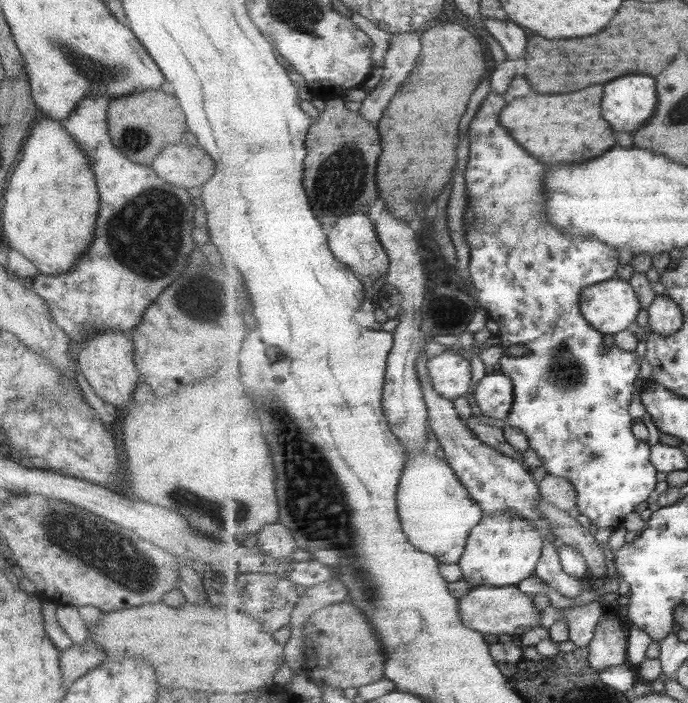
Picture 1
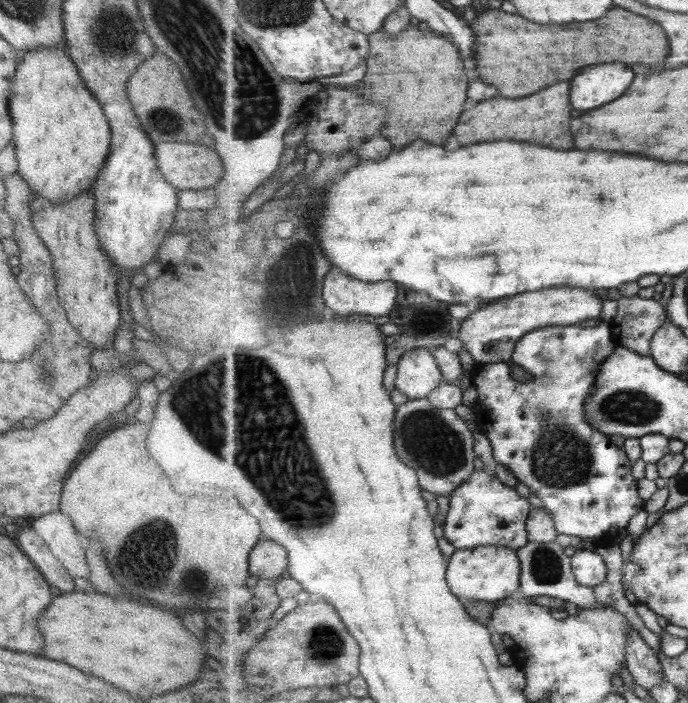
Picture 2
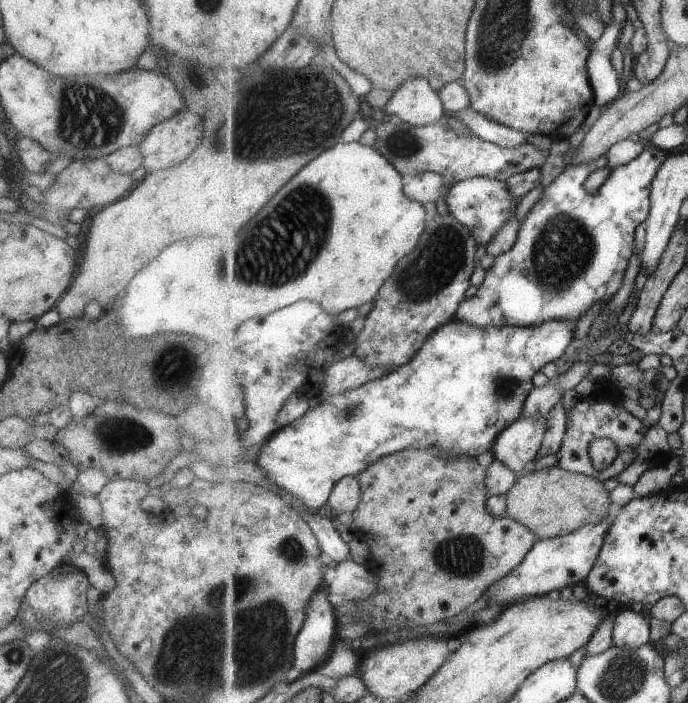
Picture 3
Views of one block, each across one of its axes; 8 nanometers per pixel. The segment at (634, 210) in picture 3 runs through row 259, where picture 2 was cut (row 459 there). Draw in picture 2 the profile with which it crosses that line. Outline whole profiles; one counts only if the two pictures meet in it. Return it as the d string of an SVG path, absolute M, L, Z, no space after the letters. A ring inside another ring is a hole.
M601 322L591 328L581 328L579 325L540 328L521 338L520 343L516 345L516 351L513 353L511 359L511 364L516 364L523 368L533 379L529 379L529 381L515 380L515 378L513 378L513 372L511 372L511 364L506 363L478 364L474 367L471 376L472 384L478 394L475 402L481 404L481 408L483 408L481 414L477 414L478 426L487 435L496 462L503 463L509 471L513 472L513 476L515 476L517 480L523 483L523 485L526 485L530 491L544 502L547 511L553 515L553 520L555 521L559 534L577 536L580 539L591 538L591 540L595 540L597 543L604 544L612 542L614 537L619 534L619 530L623 530L623 528L627 529L633 516L645 509L647 501L646 497L641 493L640 482L633 478L633 461L629 458L628 452L624 447L619 448L619 446L613 445L610 436L593 427L587 420L587 415L585 415L585 400L587 400L589 396L591 396L591 392L593 392L597 372L599 372L599 364L603 364L603 360L609 358L609 354L614 353L616 346L616 340L613 337L613 327L610 323L606 322Z

